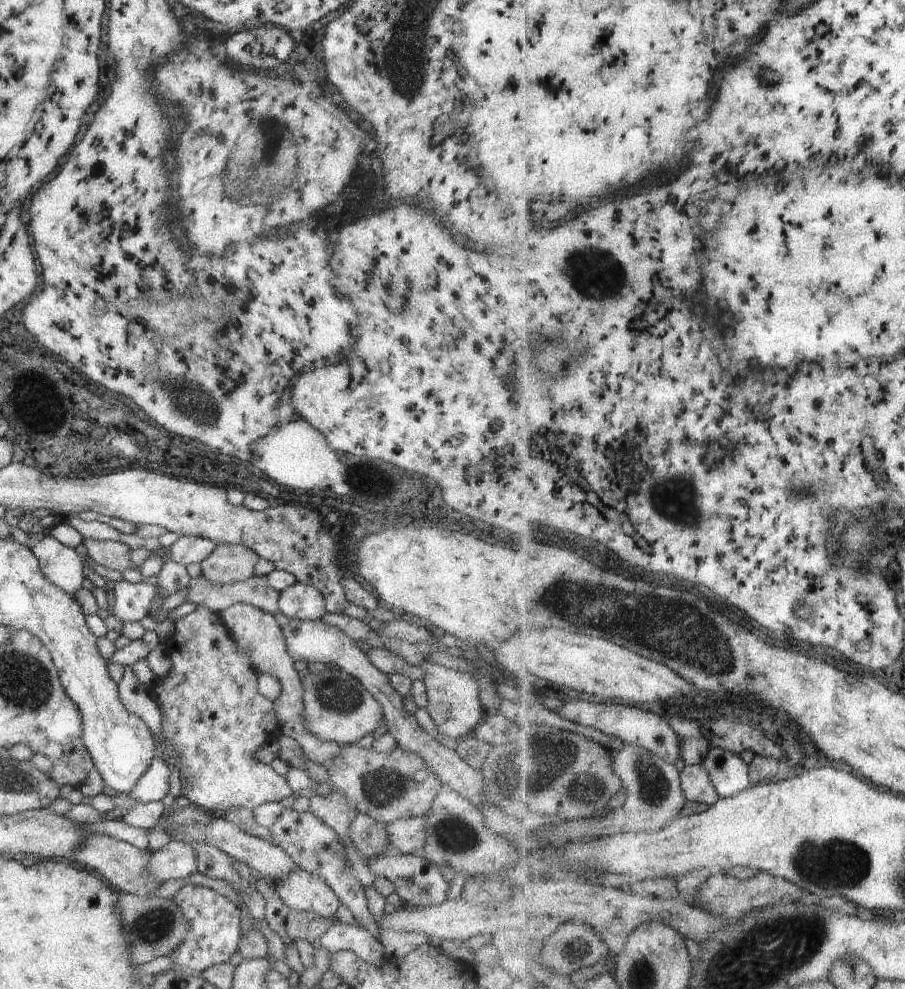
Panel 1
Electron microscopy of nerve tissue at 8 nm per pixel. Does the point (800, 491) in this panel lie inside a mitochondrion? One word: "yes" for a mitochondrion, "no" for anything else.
yes

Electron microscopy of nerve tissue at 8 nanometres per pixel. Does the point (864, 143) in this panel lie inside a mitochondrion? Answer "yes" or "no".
no

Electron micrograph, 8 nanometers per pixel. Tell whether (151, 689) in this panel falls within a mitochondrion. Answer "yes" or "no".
no

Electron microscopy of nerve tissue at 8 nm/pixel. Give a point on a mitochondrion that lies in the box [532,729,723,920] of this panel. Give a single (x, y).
(652, 786)

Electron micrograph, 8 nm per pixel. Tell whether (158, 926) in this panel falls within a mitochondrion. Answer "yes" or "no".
yes

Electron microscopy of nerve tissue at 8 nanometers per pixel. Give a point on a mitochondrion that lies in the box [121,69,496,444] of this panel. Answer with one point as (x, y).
(194, 403)

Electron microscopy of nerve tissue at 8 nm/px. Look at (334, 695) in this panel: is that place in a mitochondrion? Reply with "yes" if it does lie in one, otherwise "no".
yes

